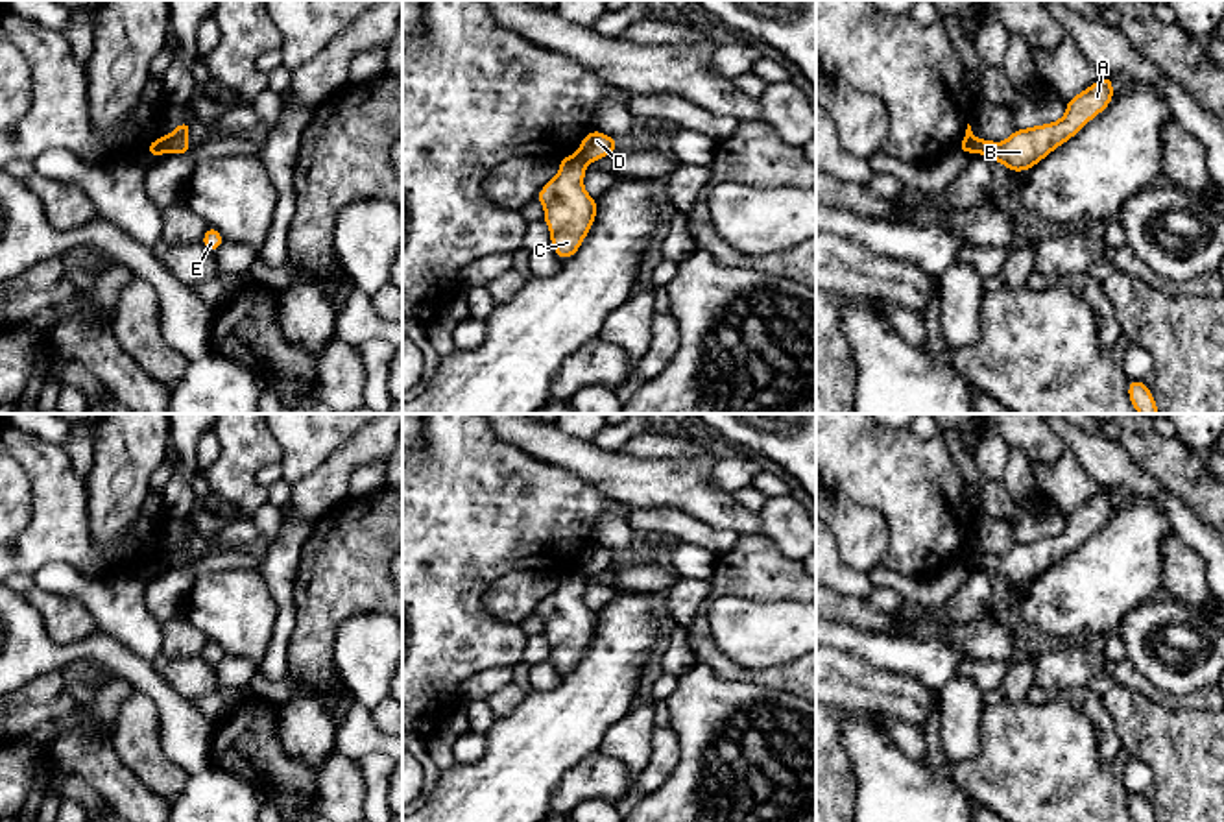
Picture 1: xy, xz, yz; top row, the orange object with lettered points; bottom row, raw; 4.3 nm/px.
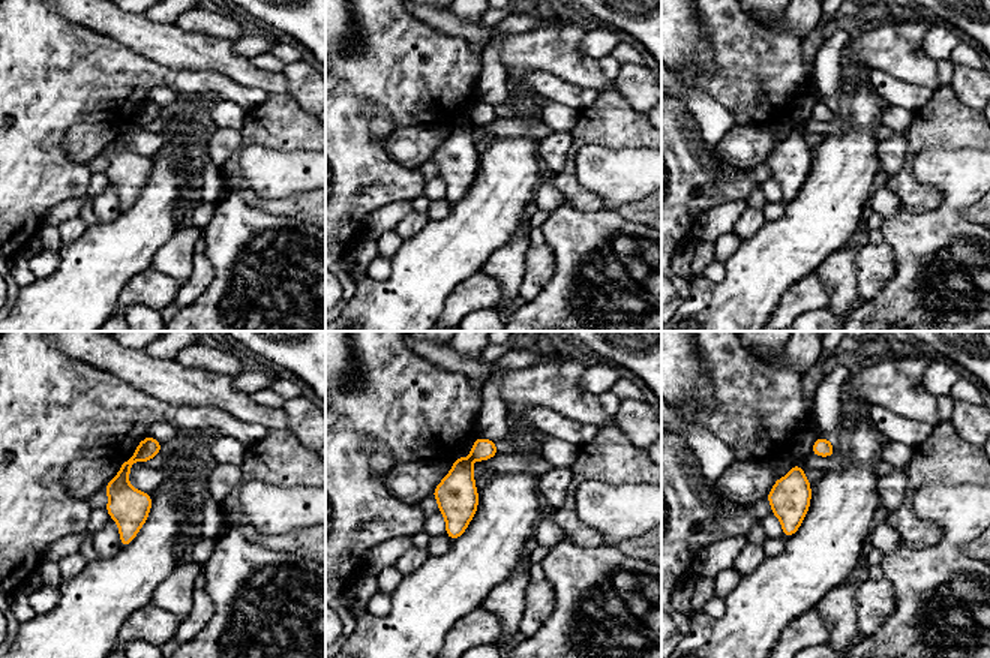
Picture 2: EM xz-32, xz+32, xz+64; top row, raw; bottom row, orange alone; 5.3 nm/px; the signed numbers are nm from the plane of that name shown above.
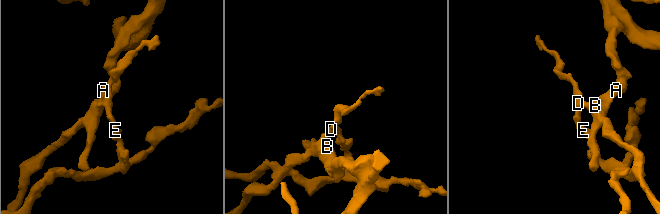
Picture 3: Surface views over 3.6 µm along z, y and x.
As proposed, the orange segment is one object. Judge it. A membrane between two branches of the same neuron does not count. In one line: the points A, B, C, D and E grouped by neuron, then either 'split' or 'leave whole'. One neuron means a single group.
A B C / D E; split

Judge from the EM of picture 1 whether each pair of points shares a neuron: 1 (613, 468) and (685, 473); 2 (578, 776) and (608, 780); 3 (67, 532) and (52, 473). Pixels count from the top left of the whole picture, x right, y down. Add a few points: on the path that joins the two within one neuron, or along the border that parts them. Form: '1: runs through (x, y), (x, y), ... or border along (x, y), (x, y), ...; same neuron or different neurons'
1: runs through (632, 473), (667, 473); same neuron
2: runs through (586, 778), (600, 778); same neuron
3: runs through (61, 518), (61, 501), (56, 488); same neuron

